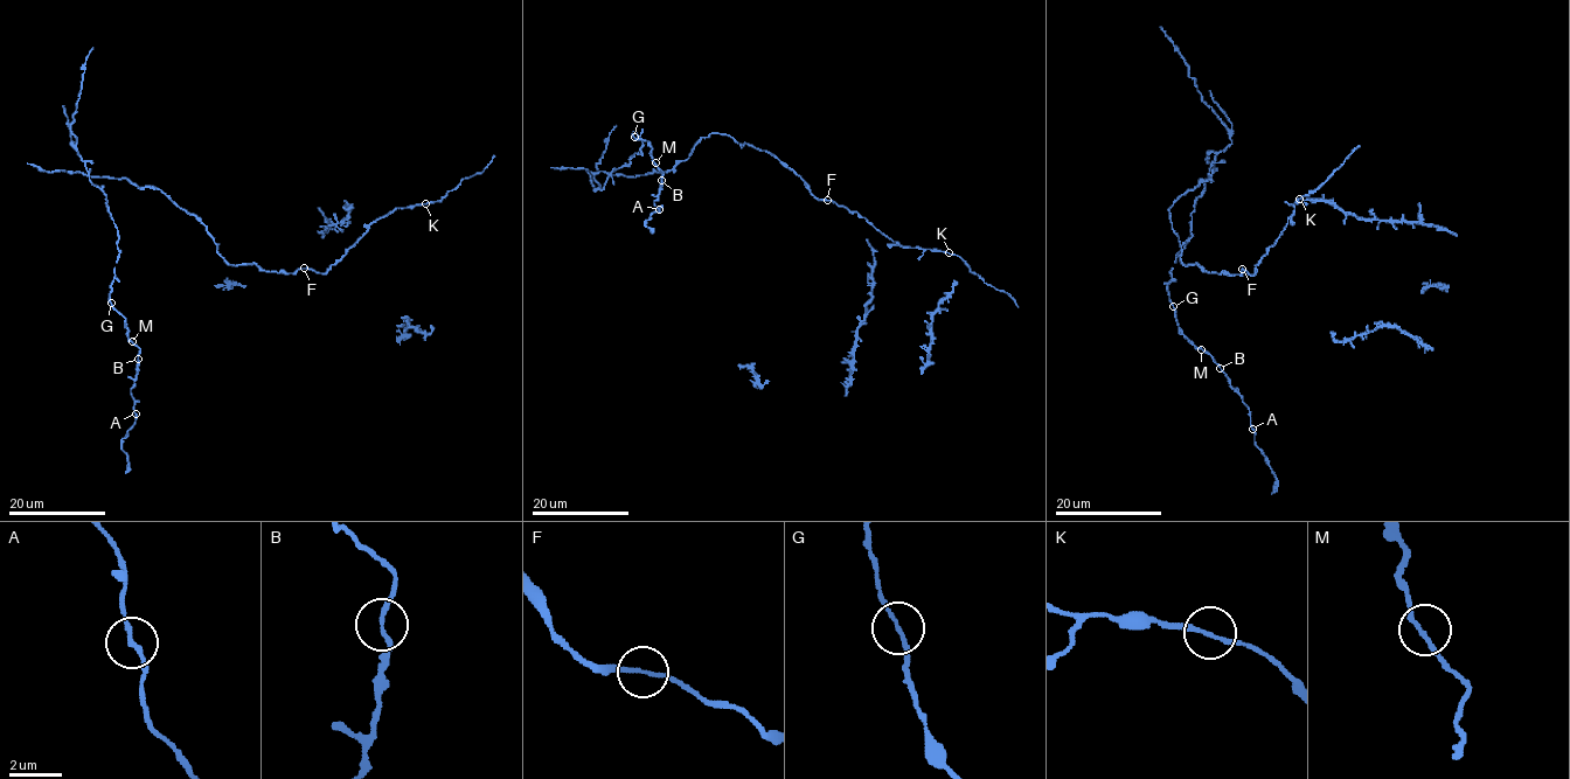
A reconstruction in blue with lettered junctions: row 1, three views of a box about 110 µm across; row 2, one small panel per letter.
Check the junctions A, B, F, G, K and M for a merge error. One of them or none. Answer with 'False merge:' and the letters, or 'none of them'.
False merge: none of them

